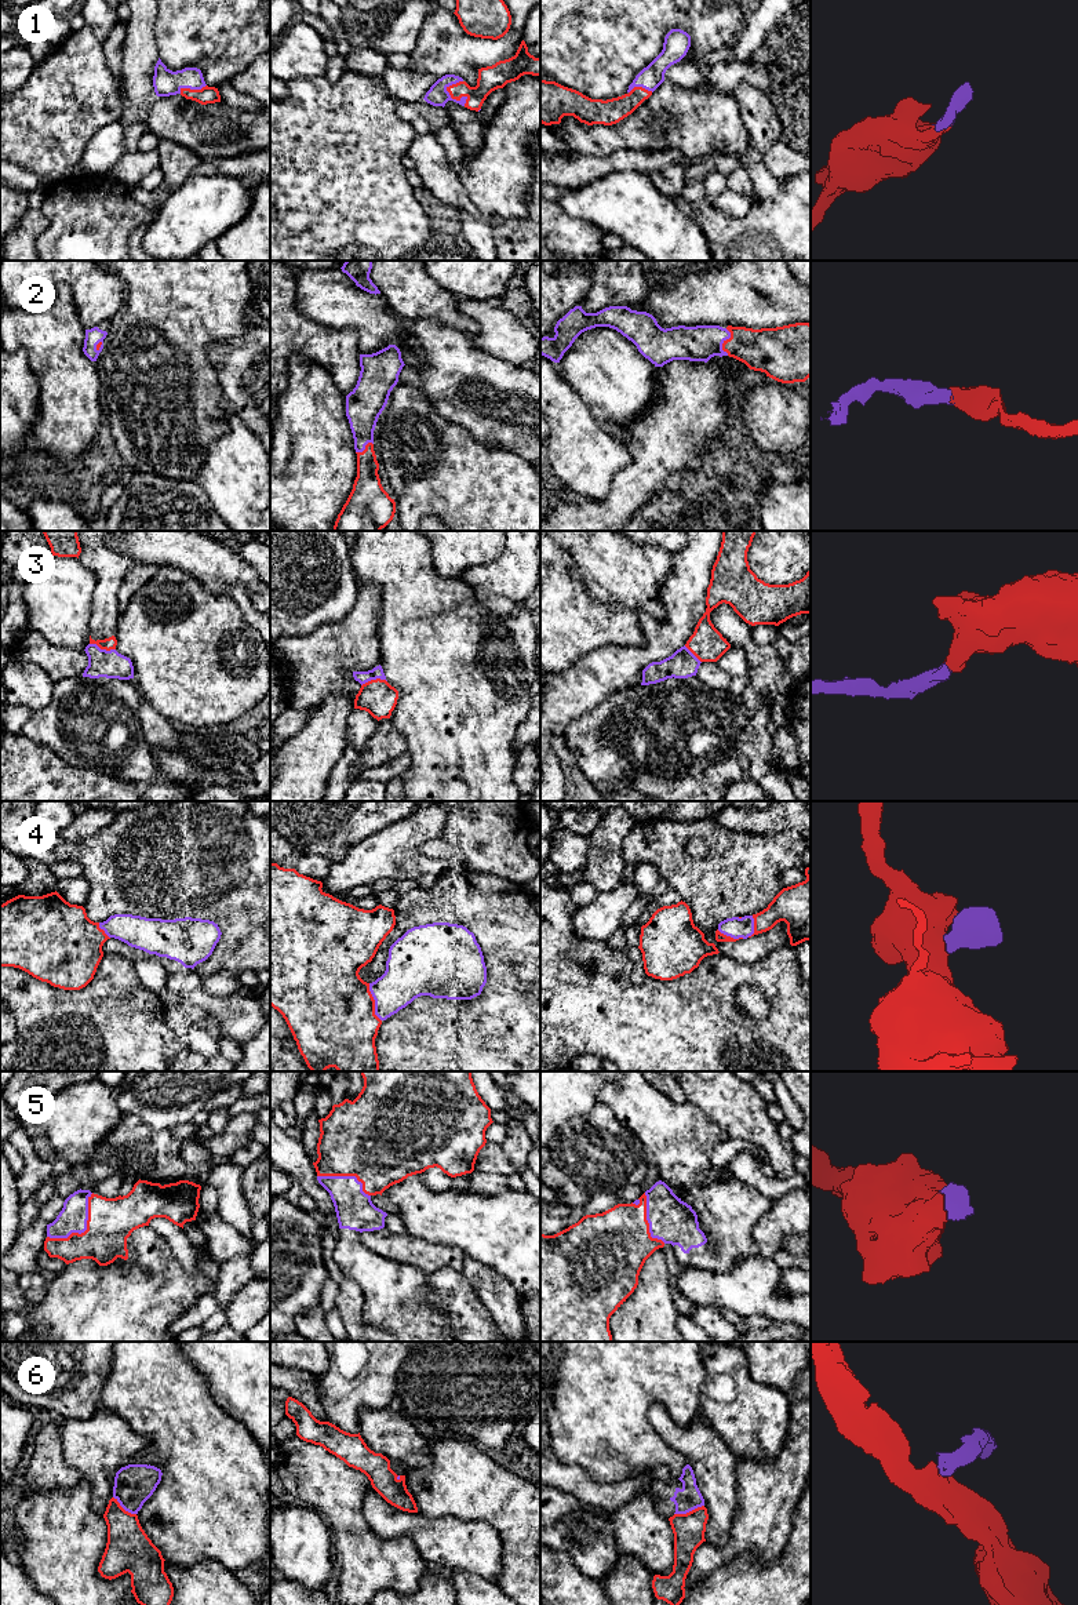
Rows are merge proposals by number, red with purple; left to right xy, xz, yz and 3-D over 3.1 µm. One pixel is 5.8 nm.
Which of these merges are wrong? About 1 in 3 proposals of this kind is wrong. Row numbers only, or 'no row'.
6

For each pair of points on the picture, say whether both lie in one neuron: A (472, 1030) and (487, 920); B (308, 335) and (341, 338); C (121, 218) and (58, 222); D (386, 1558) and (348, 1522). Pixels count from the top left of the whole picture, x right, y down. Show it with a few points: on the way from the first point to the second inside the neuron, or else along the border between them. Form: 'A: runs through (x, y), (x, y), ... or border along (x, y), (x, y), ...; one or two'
A: runs through (499, 1003), (499, 947); one
B: runs through (316, 338), (332, 338); one
C: runs through (106, 218), (73, 222); one
D: runs through (377, 1551), (357, 1532); one

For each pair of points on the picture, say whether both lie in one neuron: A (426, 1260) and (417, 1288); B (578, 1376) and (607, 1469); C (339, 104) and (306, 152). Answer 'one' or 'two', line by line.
A: two
B: one
C: one

